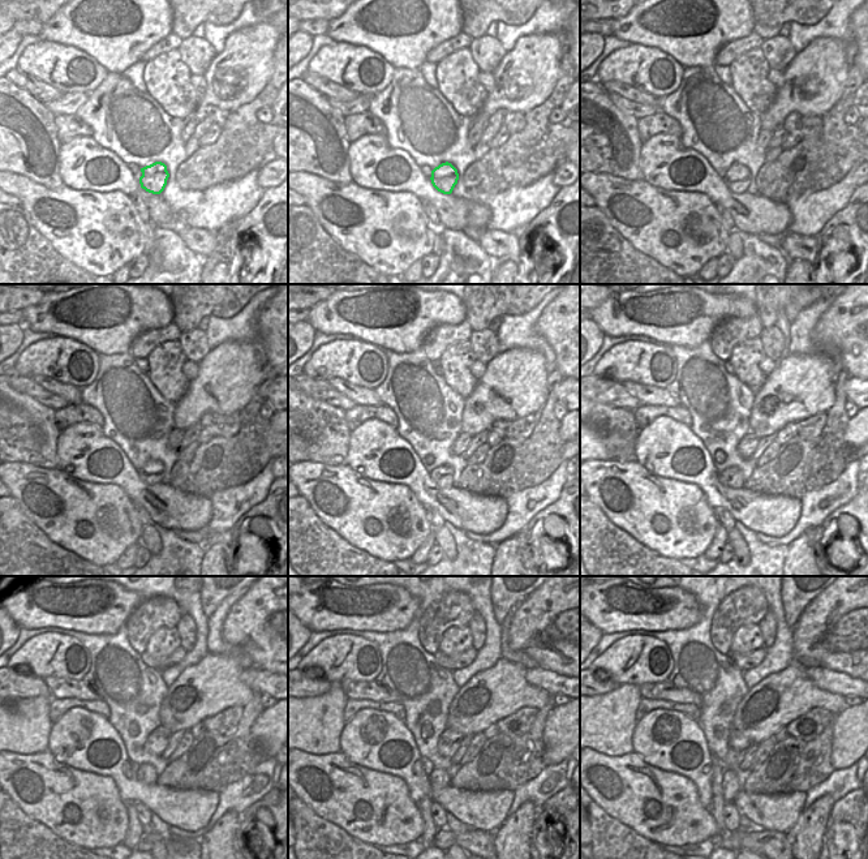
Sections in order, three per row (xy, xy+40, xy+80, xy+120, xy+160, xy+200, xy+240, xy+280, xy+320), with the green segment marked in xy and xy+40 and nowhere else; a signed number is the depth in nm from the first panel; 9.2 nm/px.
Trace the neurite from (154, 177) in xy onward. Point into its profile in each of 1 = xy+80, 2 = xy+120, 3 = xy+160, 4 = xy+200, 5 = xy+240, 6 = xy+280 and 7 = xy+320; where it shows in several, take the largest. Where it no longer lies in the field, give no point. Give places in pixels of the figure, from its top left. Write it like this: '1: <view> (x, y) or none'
1: xy+80 (737, 177)
2: xy+120 (151, 472)
3: xy+160 (442, 475)
4: xy+200 (733, 477)
5: xy+240 (146, 773)
6: xy+280 (439, 778)
7: xy+320 (730, 784)

